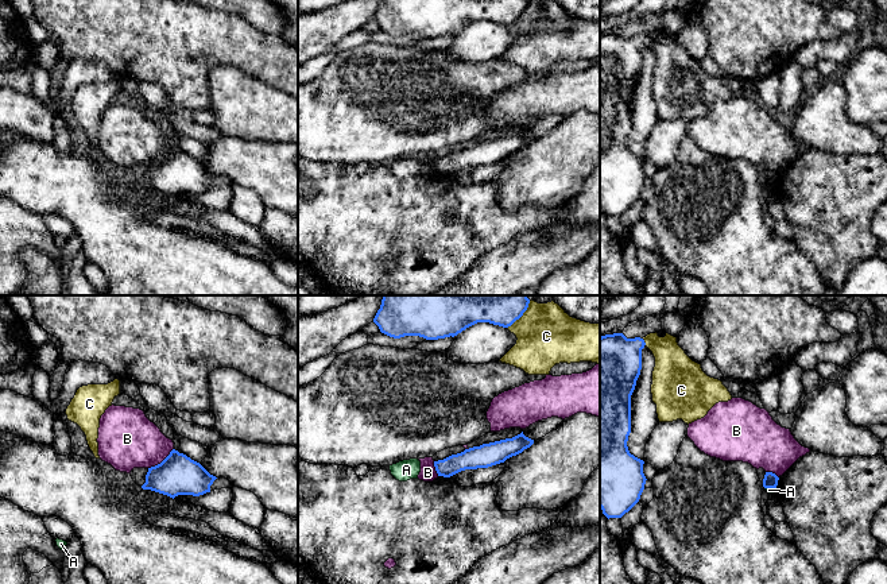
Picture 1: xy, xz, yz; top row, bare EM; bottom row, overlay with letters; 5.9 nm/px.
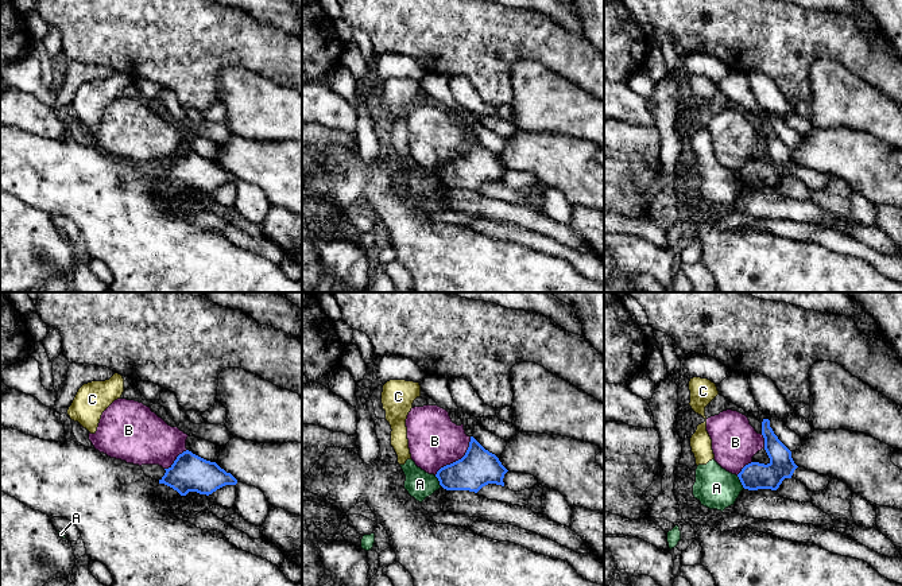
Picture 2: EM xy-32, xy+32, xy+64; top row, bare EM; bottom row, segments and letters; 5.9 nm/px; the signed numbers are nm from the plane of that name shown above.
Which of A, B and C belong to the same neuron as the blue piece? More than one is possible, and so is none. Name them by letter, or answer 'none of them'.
none of them

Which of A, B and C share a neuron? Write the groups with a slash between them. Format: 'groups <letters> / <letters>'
groups A C / B

